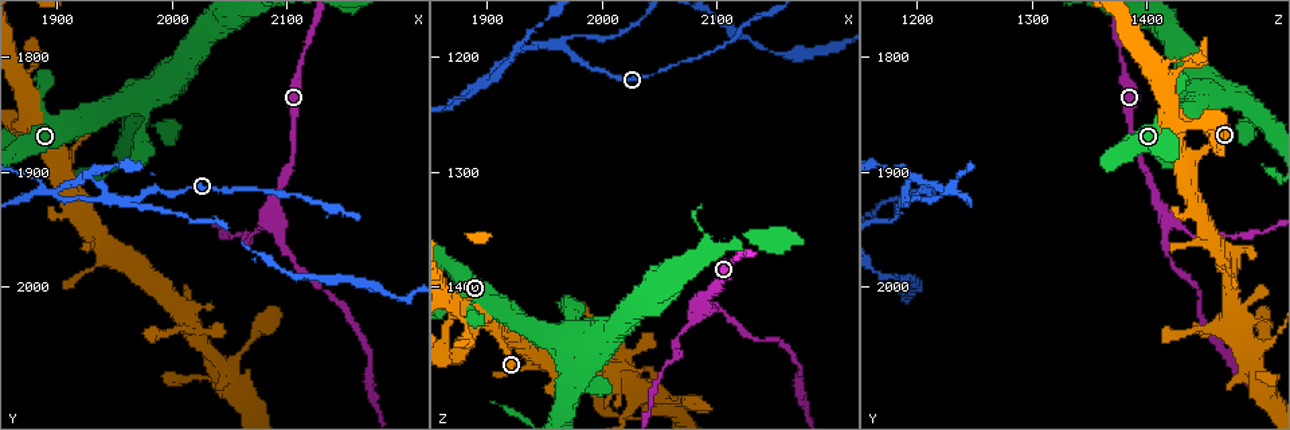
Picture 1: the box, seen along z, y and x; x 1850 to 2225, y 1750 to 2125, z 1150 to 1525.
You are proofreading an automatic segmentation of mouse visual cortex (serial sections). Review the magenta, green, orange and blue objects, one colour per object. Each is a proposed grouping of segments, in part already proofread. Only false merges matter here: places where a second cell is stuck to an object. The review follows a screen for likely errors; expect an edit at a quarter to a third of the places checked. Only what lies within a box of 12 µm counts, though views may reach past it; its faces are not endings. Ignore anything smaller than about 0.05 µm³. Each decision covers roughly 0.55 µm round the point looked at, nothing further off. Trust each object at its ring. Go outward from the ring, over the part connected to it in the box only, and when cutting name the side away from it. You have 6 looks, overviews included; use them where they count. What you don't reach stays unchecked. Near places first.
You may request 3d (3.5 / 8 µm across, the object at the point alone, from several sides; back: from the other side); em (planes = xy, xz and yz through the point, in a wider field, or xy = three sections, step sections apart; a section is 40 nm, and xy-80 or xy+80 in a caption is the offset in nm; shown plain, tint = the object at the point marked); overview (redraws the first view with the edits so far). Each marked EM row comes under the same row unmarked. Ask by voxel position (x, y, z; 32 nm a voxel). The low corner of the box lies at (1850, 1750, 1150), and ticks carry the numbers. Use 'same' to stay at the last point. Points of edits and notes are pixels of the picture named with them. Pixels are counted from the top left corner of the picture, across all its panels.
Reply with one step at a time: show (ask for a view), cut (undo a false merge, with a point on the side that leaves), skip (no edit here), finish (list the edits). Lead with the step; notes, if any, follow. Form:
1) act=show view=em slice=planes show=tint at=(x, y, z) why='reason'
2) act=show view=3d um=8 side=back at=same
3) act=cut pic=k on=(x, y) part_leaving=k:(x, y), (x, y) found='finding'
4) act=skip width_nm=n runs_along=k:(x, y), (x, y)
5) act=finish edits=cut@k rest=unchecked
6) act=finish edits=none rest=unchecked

act=show view=3d um=3.5 at=(2074, 1952, 1434) why='sudden change in width'

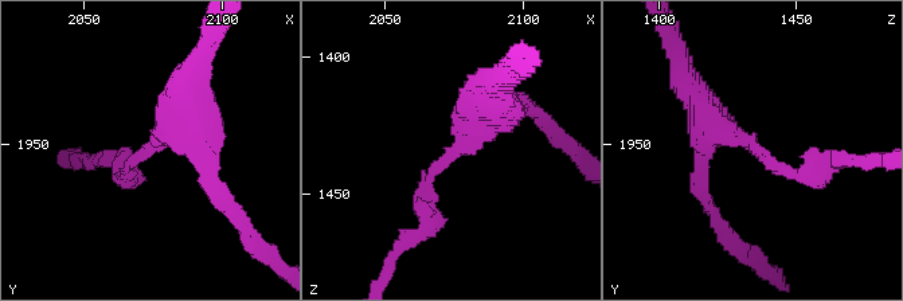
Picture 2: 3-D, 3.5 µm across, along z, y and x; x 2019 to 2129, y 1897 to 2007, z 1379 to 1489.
act=show view=em slice=xy step=1 show=tint at=(2072, 1954, 1436) arm_widths_nm=200,450 why='now the EM'

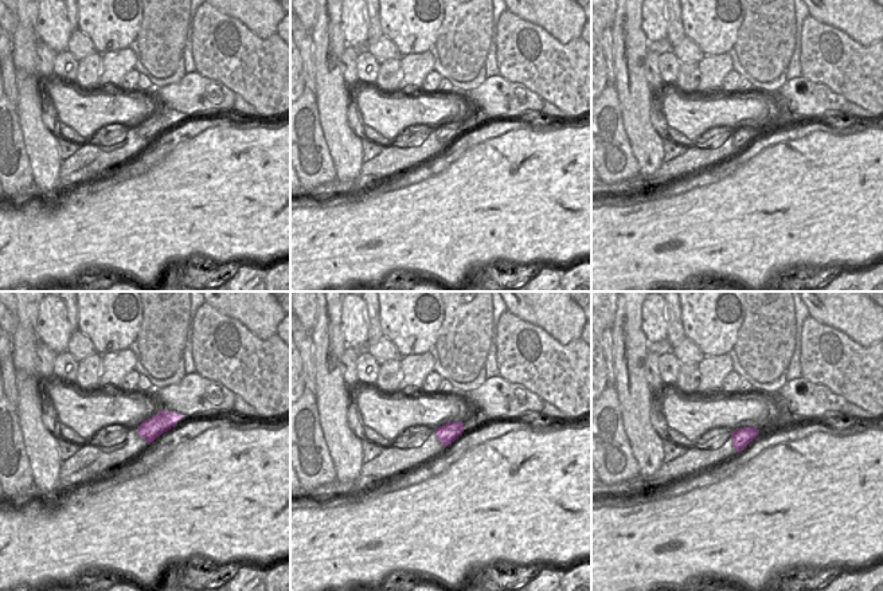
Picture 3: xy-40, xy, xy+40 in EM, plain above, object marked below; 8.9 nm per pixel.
act=skip found='all the same cell'

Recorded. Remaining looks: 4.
act=show view=3d um=3.5 at=(1964, 1926, 1192) why='three-way junction'

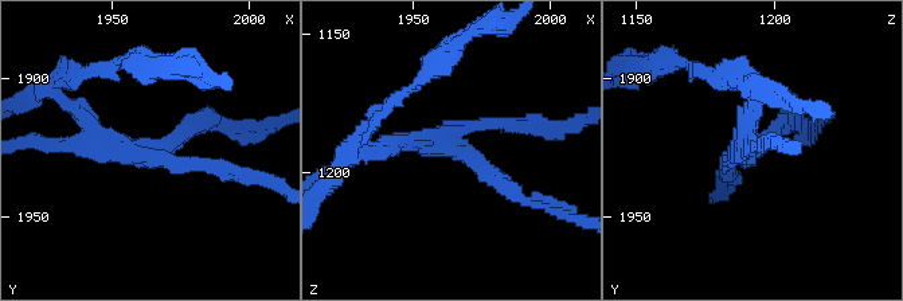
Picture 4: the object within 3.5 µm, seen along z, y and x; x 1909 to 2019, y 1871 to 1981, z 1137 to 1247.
act=cut pic=4 on=(194, 160) arm_widths_nm=150,200,200 part_leaving=4:(98, 139), (78, 109), (45, 85), (36, 93) found='a second cell is stuck on'

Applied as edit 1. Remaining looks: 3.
act=finish edits=cut@4 rest=unchecked

